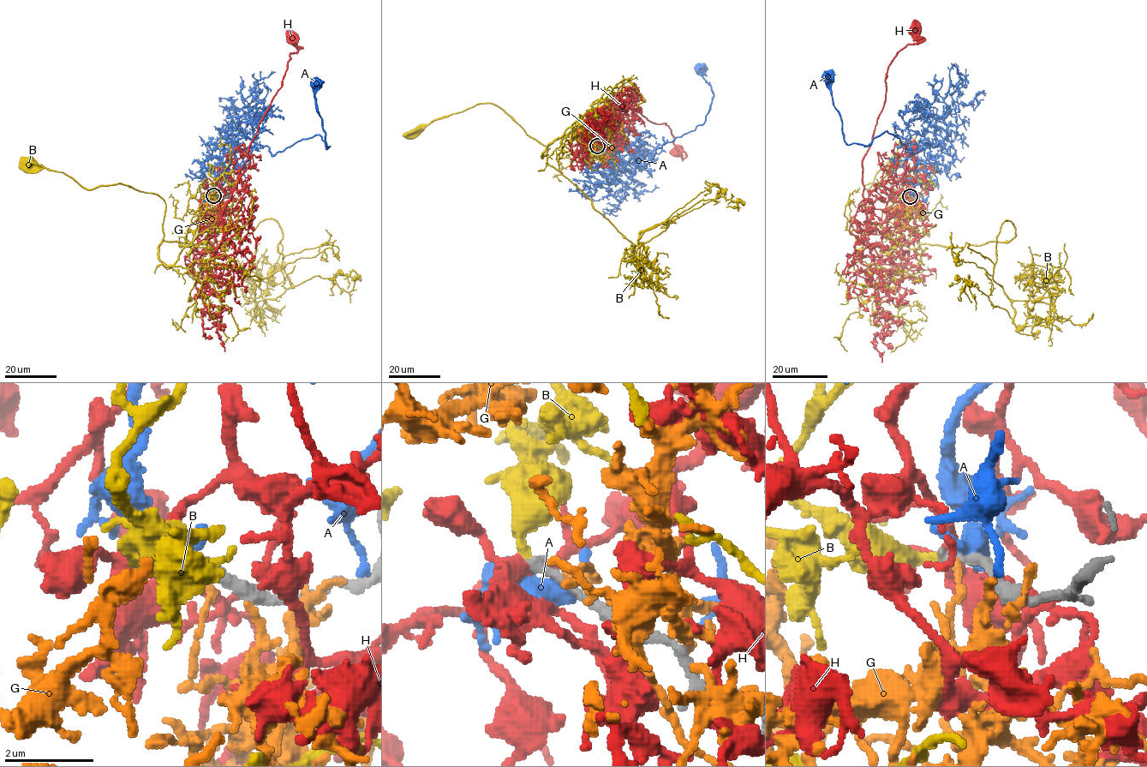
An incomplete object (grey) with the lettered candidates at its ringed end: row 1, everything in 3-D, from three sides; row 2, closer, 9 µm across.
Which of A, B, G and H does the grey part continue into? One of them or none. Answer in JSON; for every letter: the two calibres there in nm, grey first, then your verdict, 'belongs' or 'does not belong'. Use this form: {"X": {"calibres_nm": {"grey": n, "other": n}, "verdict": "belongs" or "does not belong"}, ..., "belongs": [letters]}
{"A": {"calibres_nm": {"grey": 280, "other": 440}, "verdict": "does not belong"}, "B": {"calibres_nm": {"grey": 200, "other": 280}, "verdict": "belongs"}, "G": {"calibres_nm": {"grey": 280, "other": 130}, "verdict": "does not belong"}, "H": {"calibres_nm": {"grey": 220, "other": 300}, "verdict": "does not belong"}, "belongs": ["B"]}

